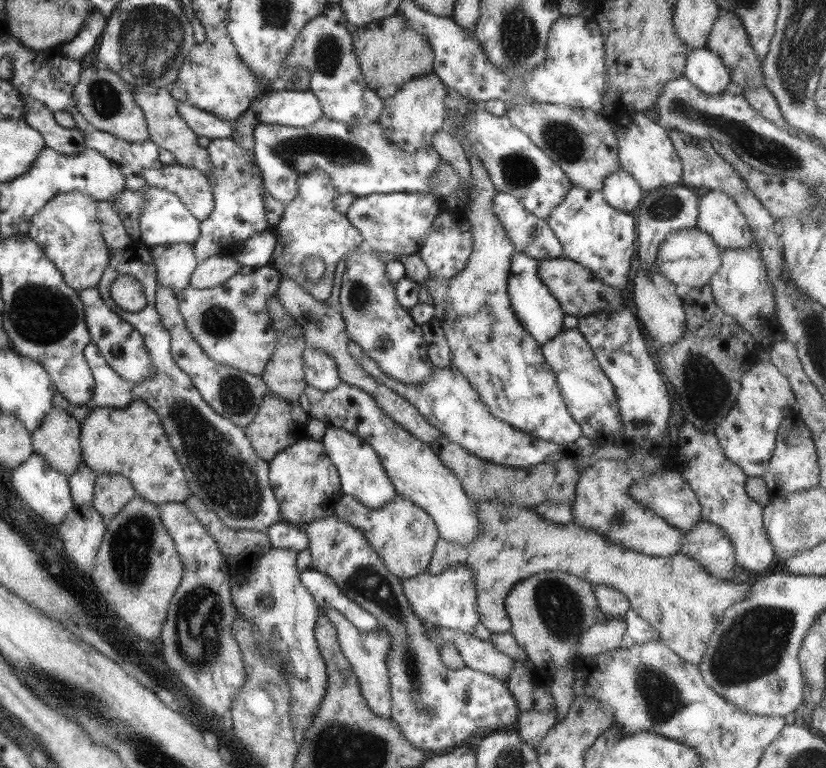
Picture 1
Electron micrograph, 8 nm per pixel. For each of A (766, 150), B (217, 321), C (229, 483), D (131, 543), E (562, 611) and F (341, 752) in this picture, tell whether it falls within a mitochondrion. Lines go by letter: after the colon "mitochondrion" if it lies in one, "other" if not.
A: mitochondrion
B: mitochondrion
C: mitochondrion
D: mitochondrion
E: mitochondrion
F: mitochondrion

